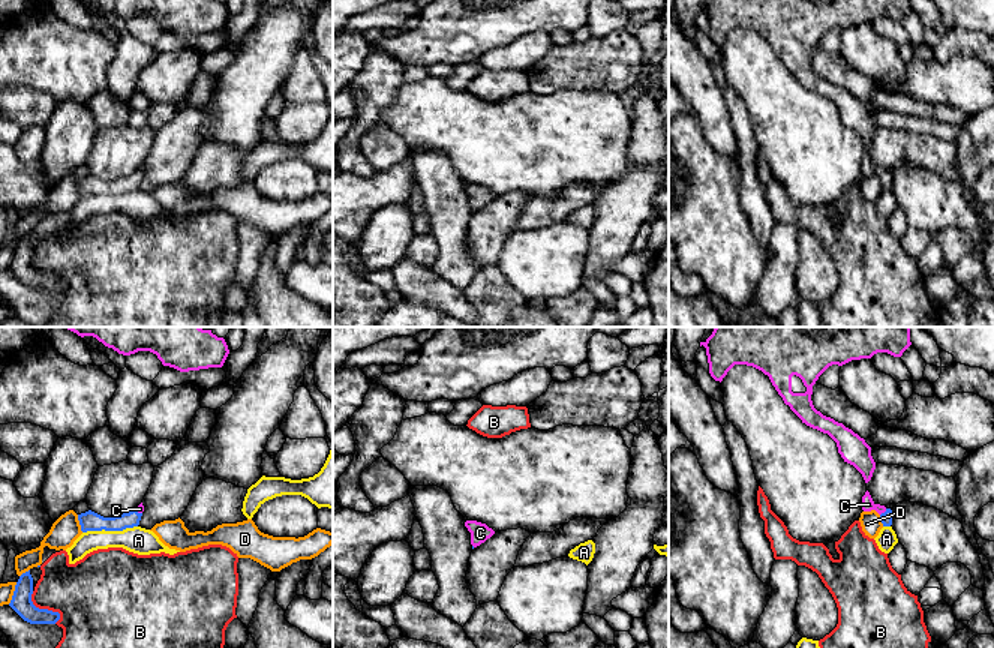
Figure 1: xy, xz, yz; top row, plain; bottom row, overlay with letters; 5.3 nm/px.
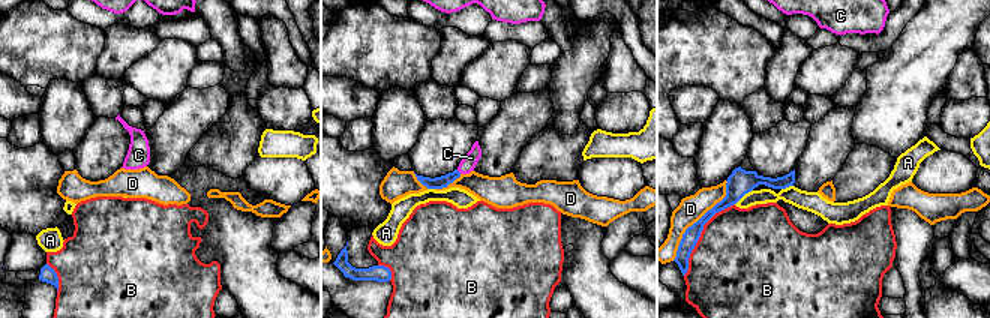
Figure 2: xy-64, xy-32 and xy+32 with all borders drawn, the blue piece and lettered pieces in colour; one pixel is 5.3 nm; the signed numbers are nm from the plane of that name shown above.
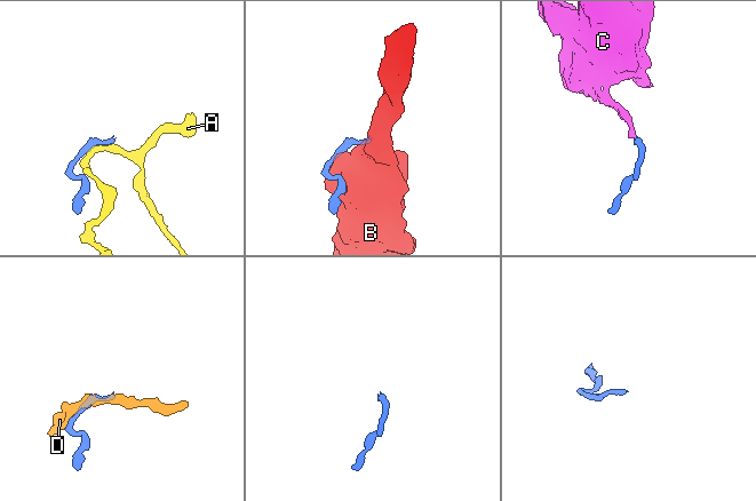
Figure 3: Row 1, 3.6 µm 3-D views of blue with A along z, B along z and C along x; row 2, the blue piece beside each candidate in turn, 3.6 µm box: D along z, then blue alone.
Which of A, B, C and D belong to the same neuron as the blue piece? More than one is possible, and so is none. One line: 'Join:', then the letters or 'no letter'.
Join: C

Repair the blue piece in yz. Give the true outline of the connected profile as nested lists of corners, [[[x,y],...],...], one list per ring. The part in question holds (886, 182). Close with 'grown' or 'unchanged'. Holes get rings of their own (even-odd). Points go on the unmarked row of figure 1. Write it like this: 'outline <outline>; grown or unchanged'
outline [[[868,154],[862,160],[862,174],[864,176],[876,174],[880,178],[883,190],[892,189],[892,174],[886,172],[885,170],[876,168]]]; grown

